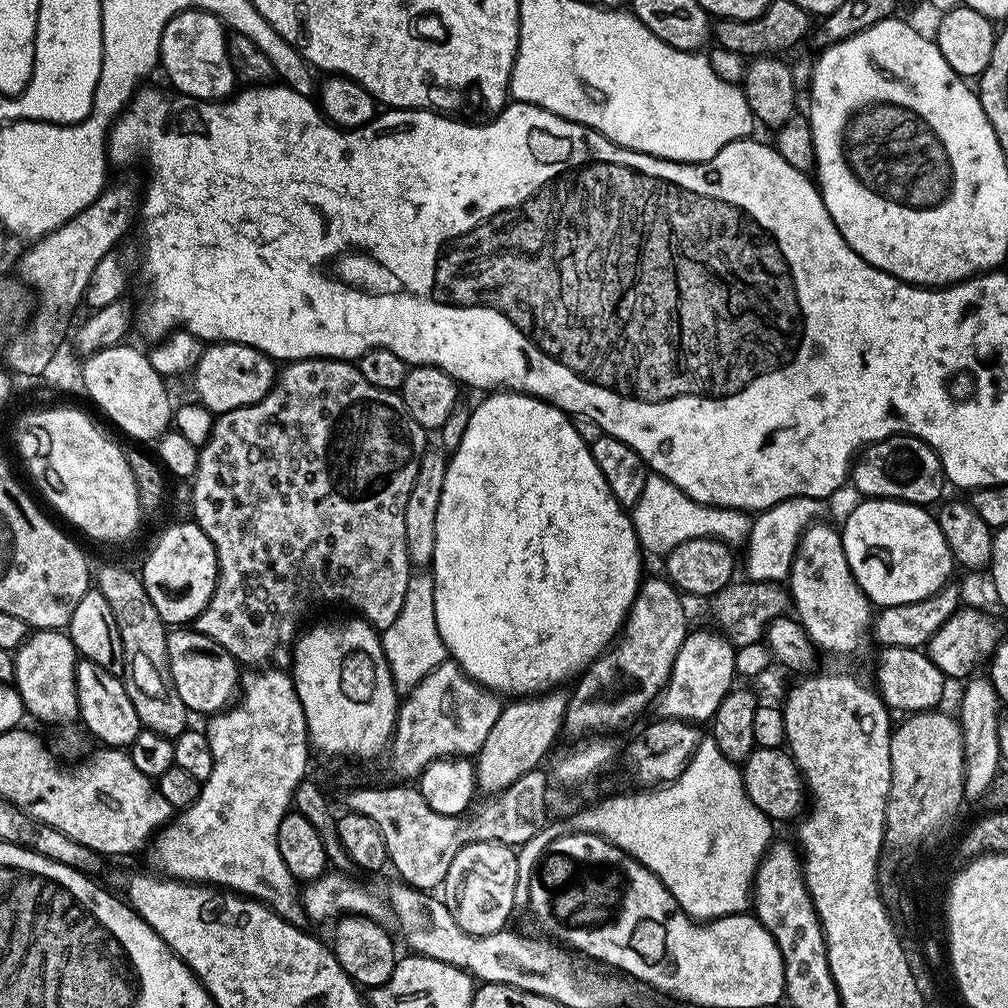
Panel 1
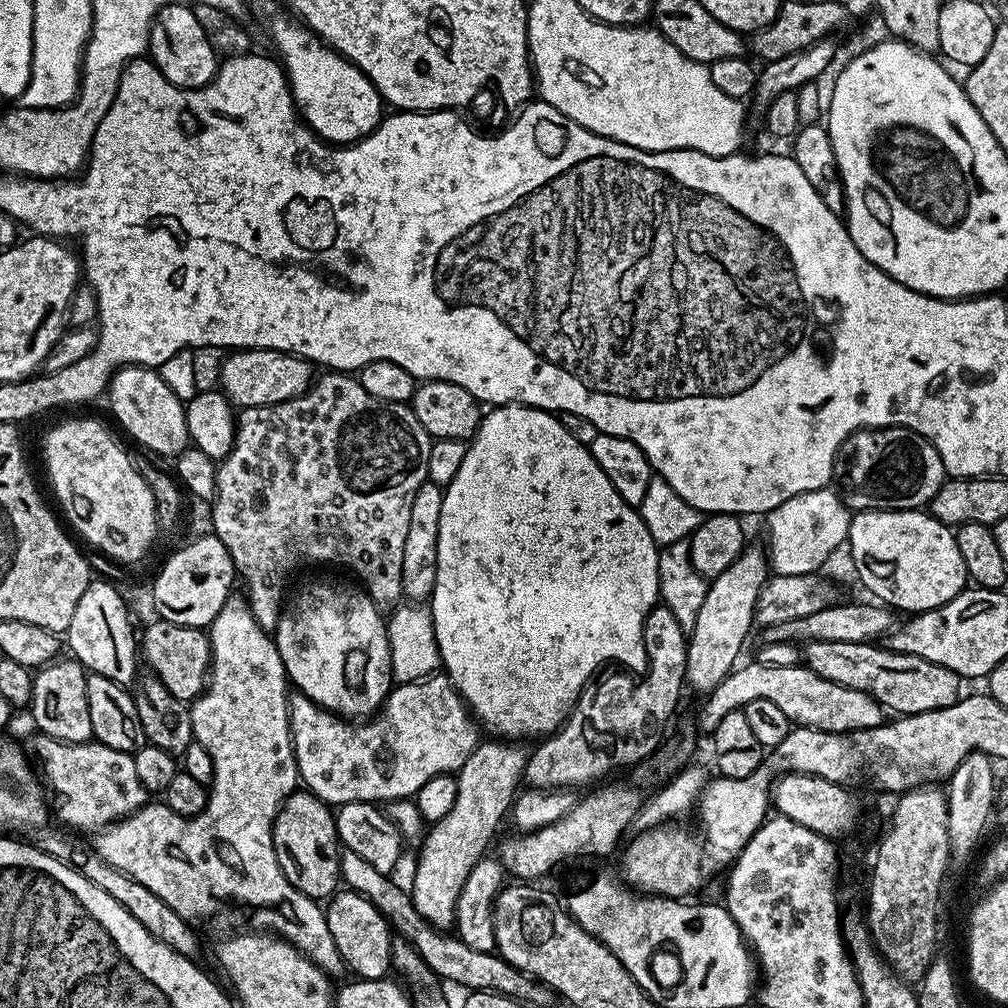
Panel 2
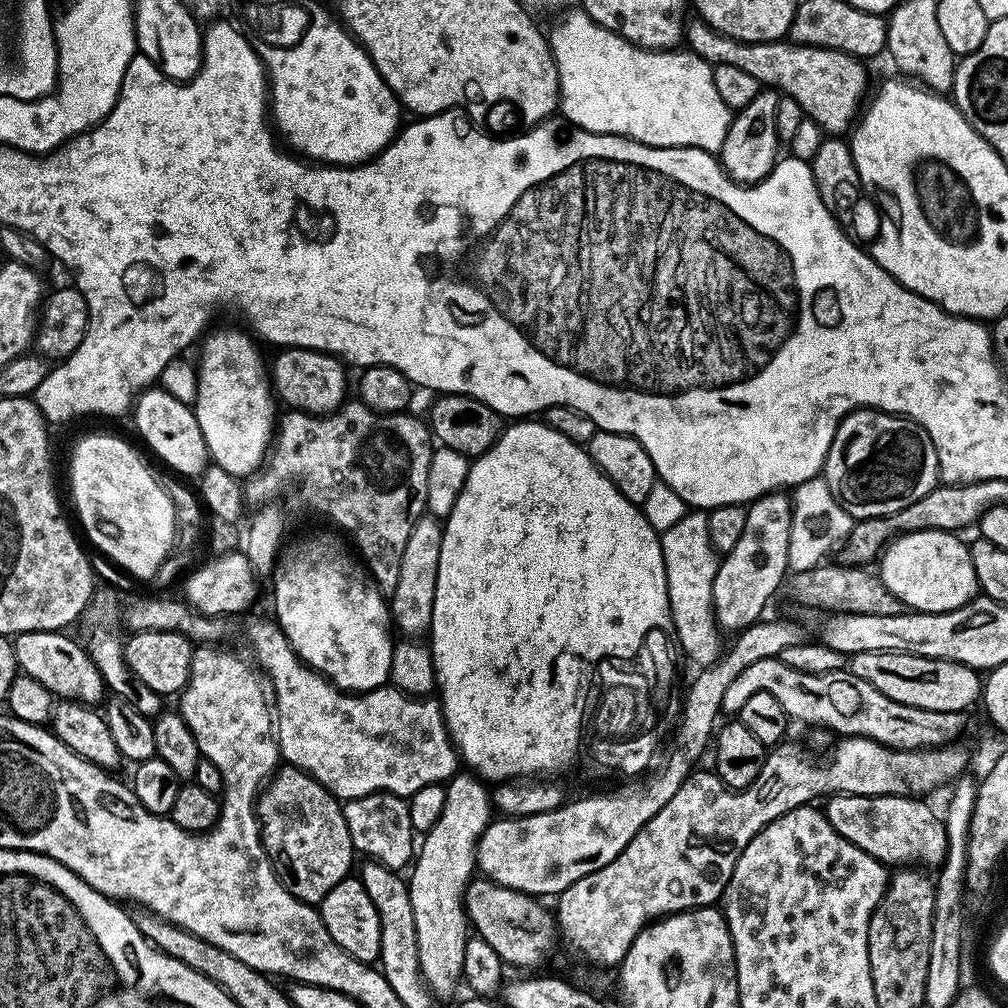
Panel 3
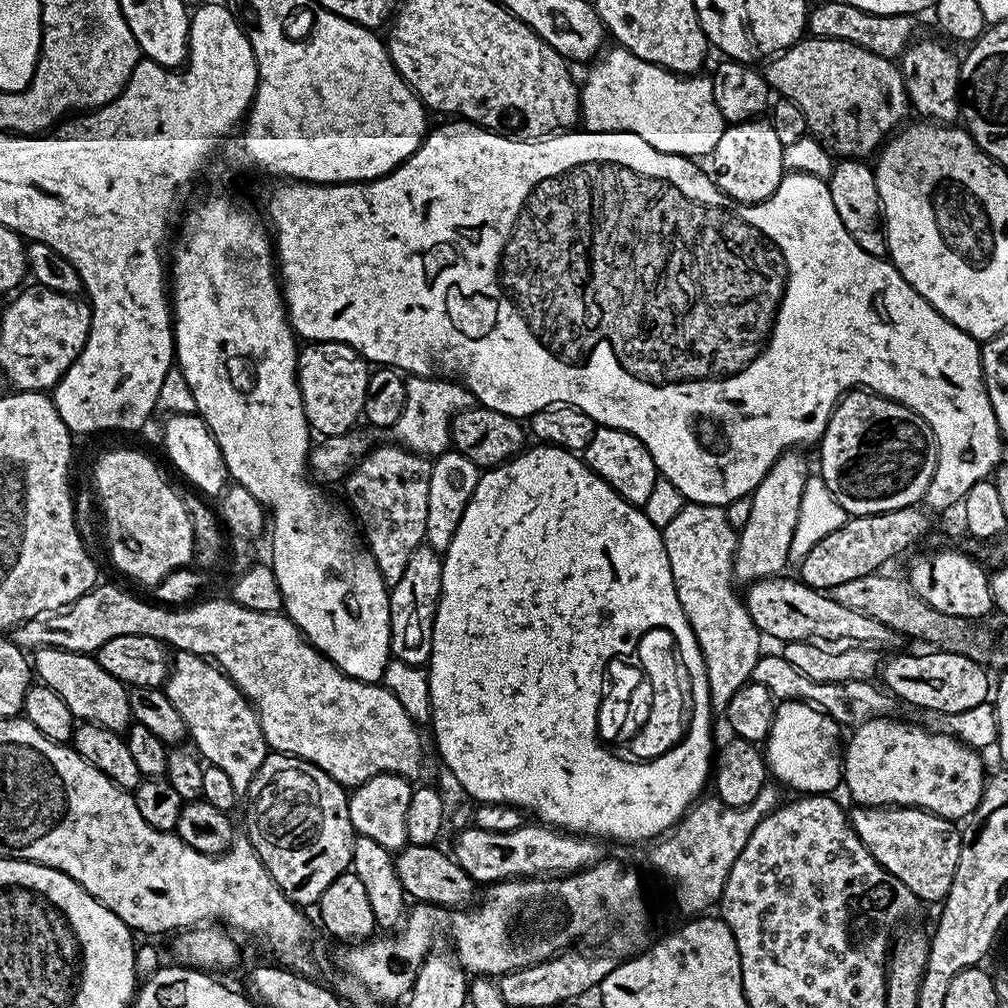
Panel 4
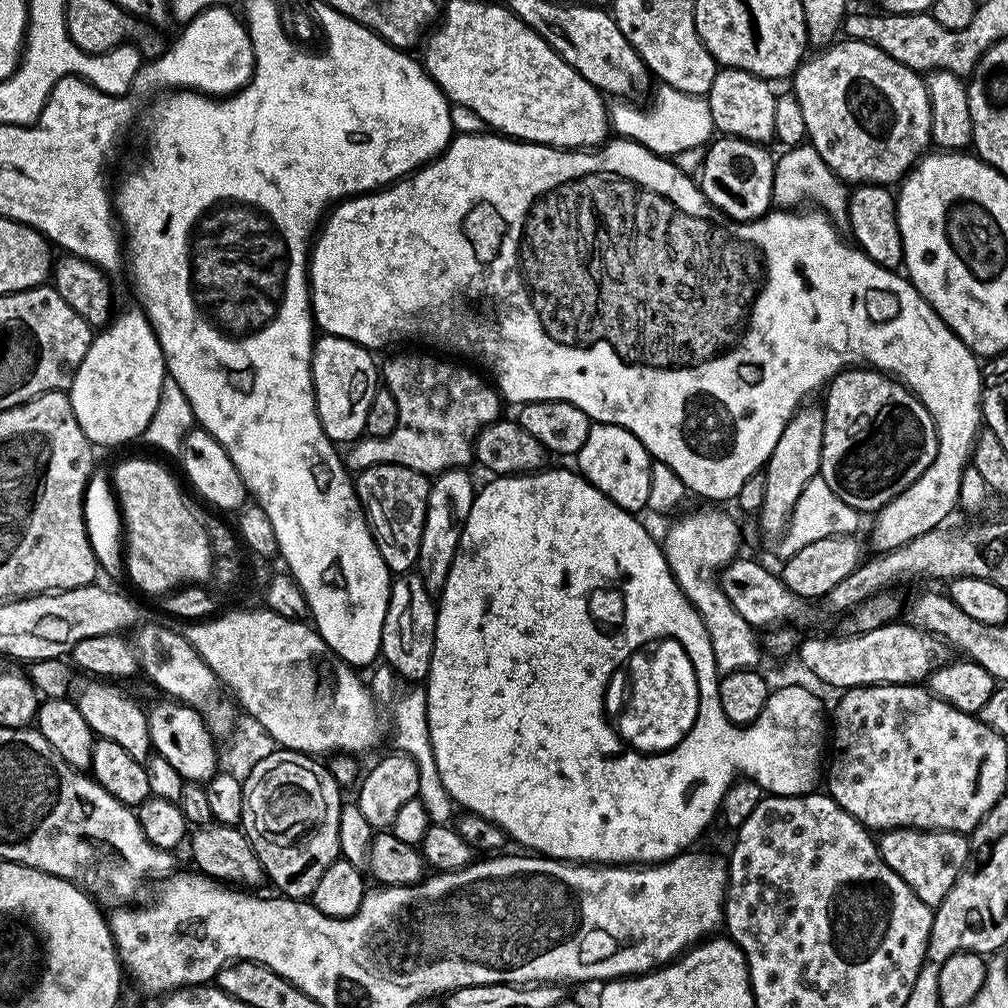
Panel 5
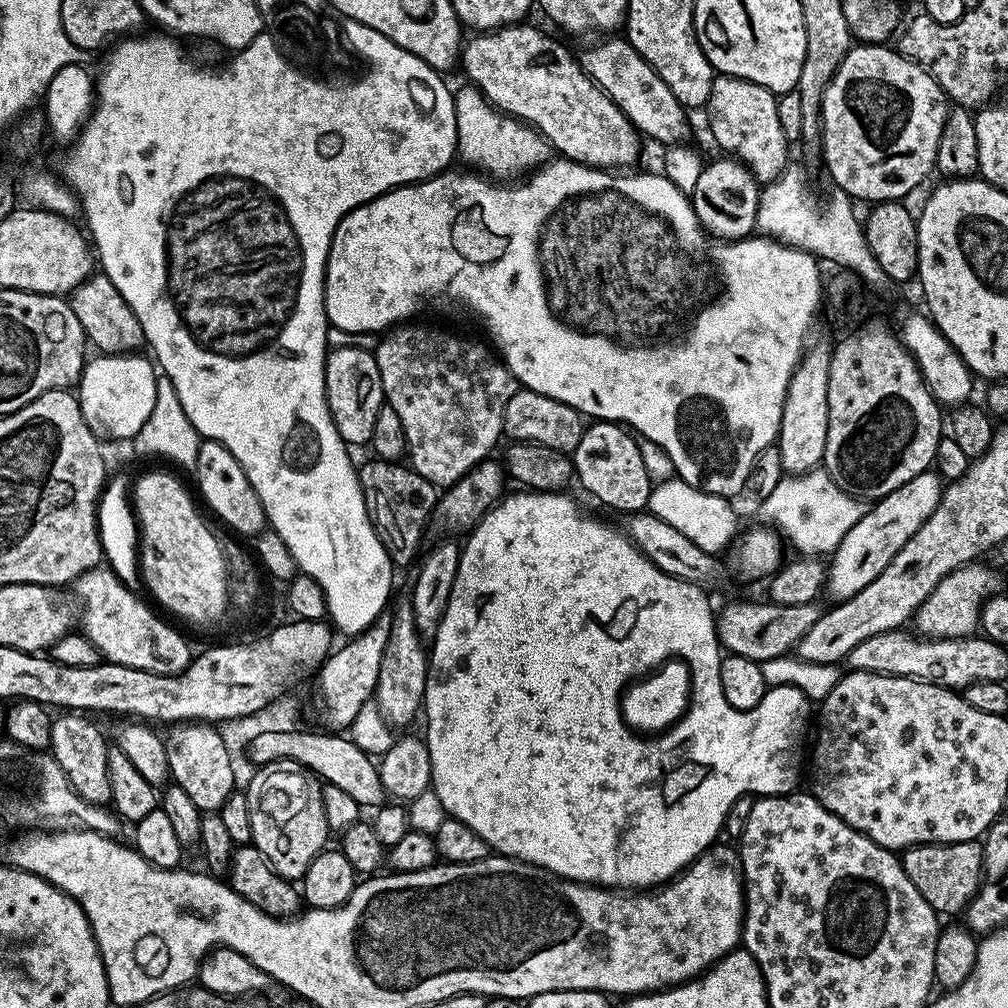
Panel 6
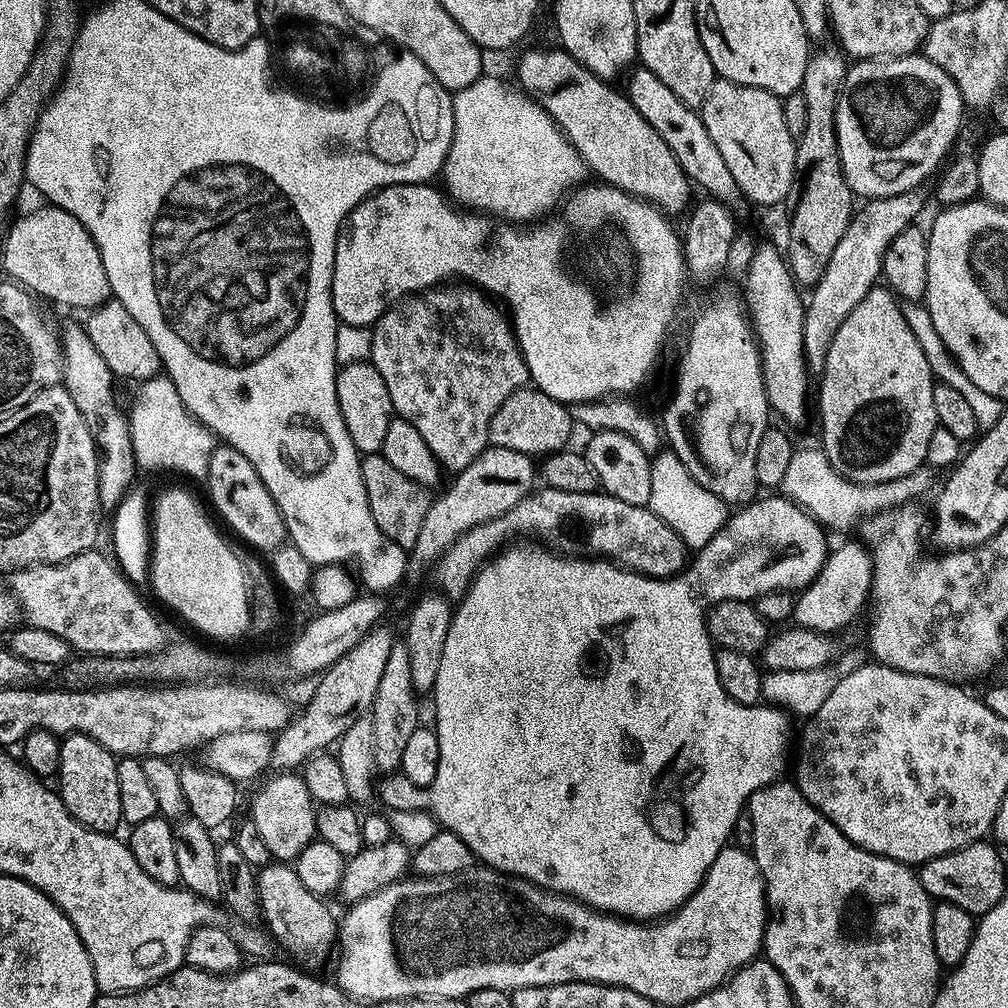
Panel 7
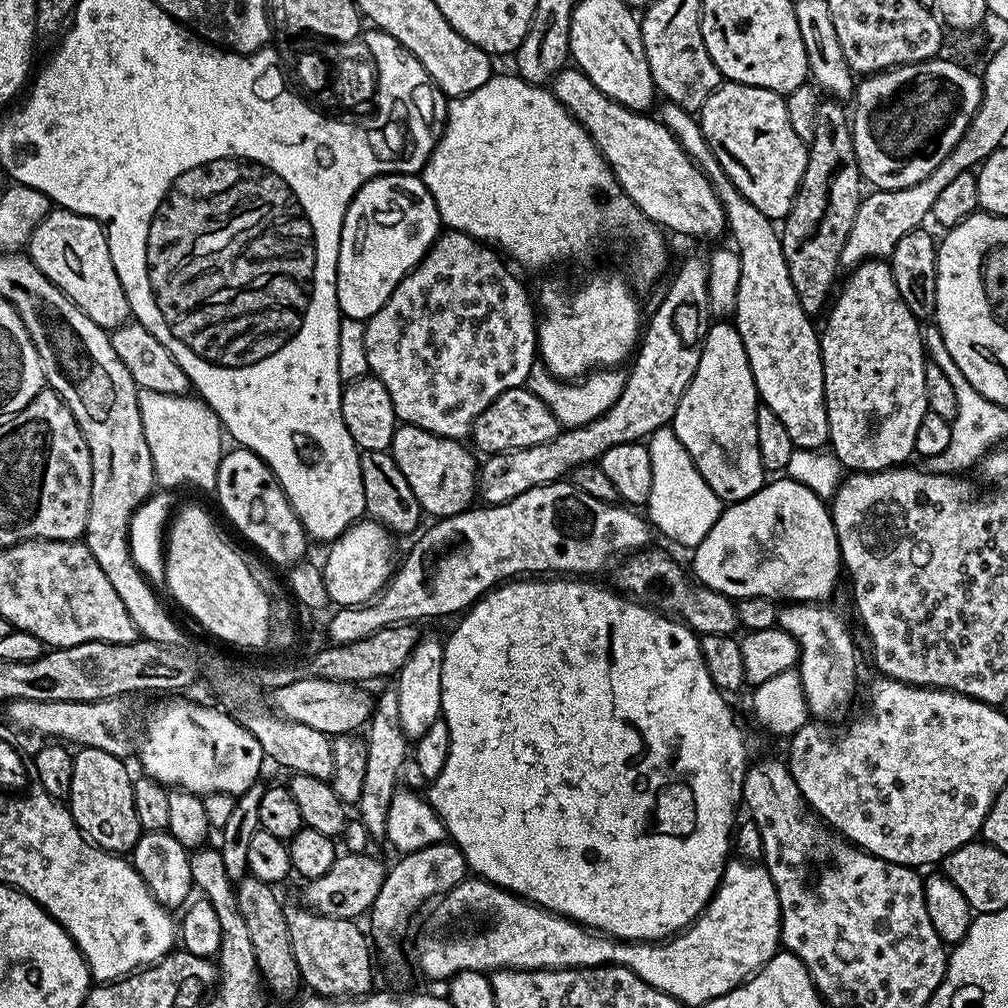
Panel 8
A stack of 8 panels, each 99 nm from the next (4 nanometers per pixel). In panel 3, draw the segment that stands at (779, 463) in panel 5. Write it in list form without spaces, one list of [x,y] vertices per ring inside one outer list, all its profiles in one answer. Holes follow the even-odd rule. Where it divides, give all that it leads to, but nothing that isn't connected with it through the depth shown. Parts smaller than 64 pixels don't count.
[[[783,491],[768,492],[764,496],[747,505],[746,527],[742,529],[742,535],[730,550],[719,561],[717,574],[713,584],[713,613],[716,622],[725,633],[739,634],[744,629],[755,624],[765,615],[764,607],[772,600],[775,592],[781,591],[782,585],[789,575],[788,555],[790,554],[790,522],[792,521],[792,502]]]

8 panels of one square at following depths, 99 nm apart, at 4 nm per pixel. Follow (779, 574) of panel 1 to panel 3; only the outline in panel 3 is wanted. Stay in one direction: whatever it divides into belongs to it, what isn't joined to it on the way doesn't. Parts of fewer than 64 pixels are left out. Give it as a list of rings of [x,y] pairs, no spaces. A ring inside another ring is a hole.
[[[822,478],[801,480],[790,496],[792,502],[792,521],[790,522],[790,554],[788,566],[792,572],[801,572],[816,568],[825,563],[828,551],[832,547],[843,545],[852,533],[851,514],[842,510],[842,506],[830,494],[830,486]]]

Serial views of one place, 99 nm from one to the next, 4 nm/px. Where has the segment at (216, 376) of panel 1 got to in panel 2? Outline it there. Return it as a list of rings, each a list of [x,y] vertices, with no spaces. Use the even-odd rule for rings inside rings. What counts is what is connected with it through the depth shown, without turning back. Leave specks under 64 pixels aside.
[[[249,348],[236,350],[225,356],[228,357],[220,368],[219,387],[240,410],[286,402],[290,398],[301,396],[314,382],[313,363],[300,356],[293,356],[291,352],[279,352],[273,348]]]

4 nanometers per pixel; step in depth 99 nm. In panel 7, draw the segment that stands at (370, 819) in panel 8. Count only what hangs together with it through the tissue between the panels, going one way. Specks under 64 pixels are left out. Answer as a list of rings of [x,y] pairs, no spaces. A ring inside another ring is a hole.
[[[403,642],[393,643],[390,658],[386,658],[386,666],[382,669],[382,678],[378,681],[378,694],[374,694],[374,702],[370,709],[373,720],[373,762],[381,773],[392,774],[400,767],[402,749],[410,734],[421,727],[420,708],[416,705],[418,693],[410,678],[410,654],[408,646]]]

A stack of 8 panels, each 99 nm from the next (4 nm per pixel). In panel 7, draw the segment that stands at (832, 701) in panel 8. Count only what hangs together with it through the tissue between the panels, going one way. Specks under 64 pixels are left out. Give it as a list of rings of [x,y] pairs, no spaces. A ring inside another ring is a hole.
[[[863,543],[840,544],[831,549],[819,574],[794,600],[794,620],[815,632],[840,634],[863,610],[872,587],[872,553]]]

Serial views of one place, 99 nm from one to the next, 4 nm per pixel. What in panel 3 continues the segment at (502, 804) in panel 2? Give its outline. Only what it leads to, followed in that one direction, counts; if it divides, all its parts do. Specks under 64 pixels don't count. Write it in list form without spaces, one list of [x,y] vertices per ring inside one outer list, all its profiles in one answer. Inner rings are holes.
[[[457,771],[446,784],[446,806],[442,806],[438,822],[434,822],[432,829],[423,833],[421,840],[424,841],[421,844],[419,841],[418,851],[410,868],[412,877],[409,875],[406,880],[410,894],[410,910],[414,910],[414,926],[418,930],[418,952],[424,981],[428,983],[432,995],[437,998],[454,995],[456,987],[462,984],[466,942],[470,935],[468,914],[464,911],[464,893],[467,892],[468,884],[474,879],[474,873],[477,871],[476,847],[480,836],[493,819],[494,809],[489,785],[471,771]]]

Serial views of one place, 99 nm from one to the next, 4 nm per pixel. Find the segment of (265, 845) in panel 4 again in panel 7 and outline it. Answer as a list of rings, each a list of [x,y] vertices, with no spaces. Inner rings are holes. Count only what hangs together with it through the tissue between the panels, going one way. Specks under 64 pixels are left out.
[[[287,771],[269,775],[268,778],[252,800],[250,822],[258,830],[258,834],[262,834],[262,842],[266,842],[266,850],[270,850],[273,861],[292,862],[298,854],[302,854],[302,850],[306,850],[308,843],[317,839],[318,808],[310,790],[306,790],[303,775]]]

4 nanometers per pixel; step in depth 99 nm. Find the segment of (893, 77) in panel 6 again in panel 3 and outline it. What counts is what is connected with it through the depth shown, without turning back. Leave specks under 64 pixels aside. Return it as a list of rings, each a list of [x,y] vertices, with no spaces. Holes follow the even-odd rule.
[[[699,18],[687,21],[686,44],[695,56],[700,56],[707,64],[739,66],[746,70],[746,74],[758,78],[761,86],[779,90],[784,96],[794,98],[794,102],[802,106],[805,117],[813,120],[825,134],[844,134],[853,127],[854,117],[858,112],[856,103],[868,88],[865,61],[838,50],[811,48],[784,40],[753,44],[742,42],[735,40],[733,36],[723,36]]]

